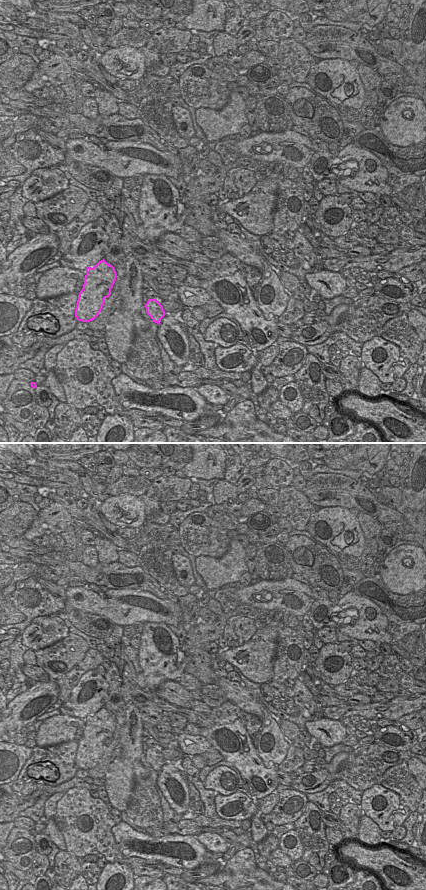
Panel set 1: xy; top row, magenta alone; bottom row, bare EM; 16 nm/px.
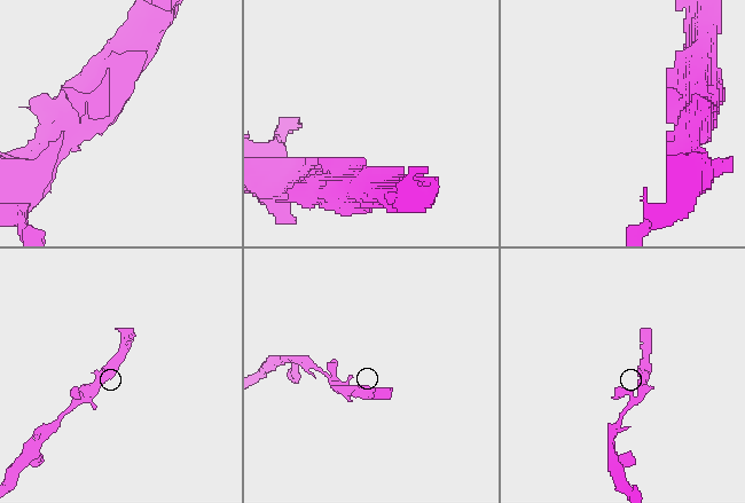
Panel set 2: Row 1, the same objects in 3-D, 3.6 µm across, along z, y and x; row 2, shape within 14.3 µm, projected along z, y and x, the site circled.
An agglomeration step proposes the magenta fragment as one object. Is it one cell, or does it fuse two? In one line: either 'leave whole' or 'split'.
leave whole

